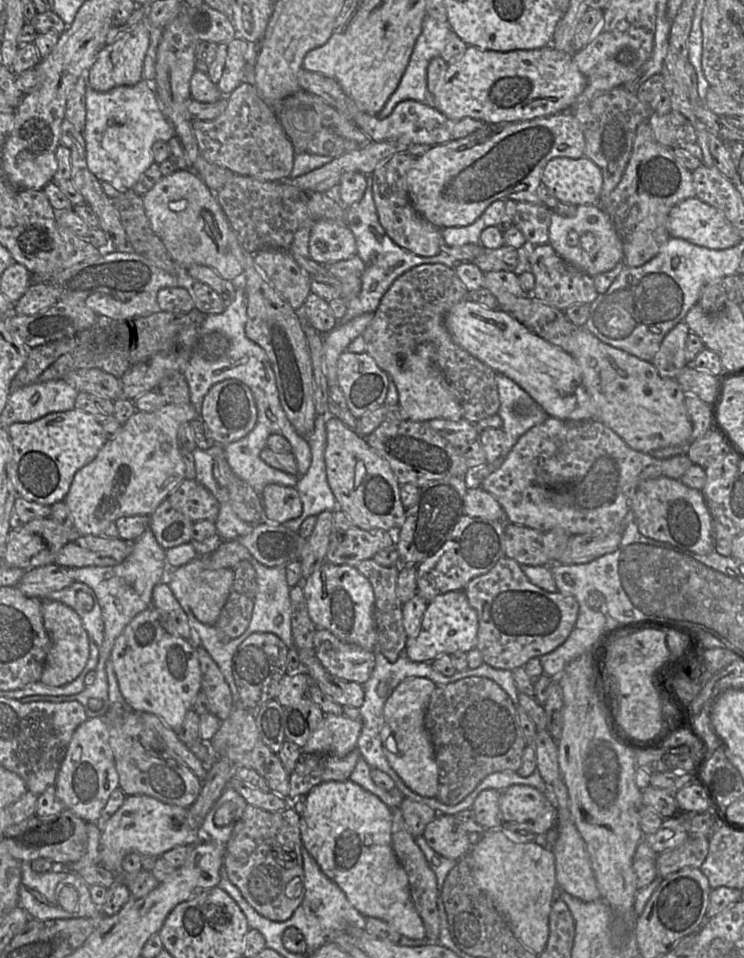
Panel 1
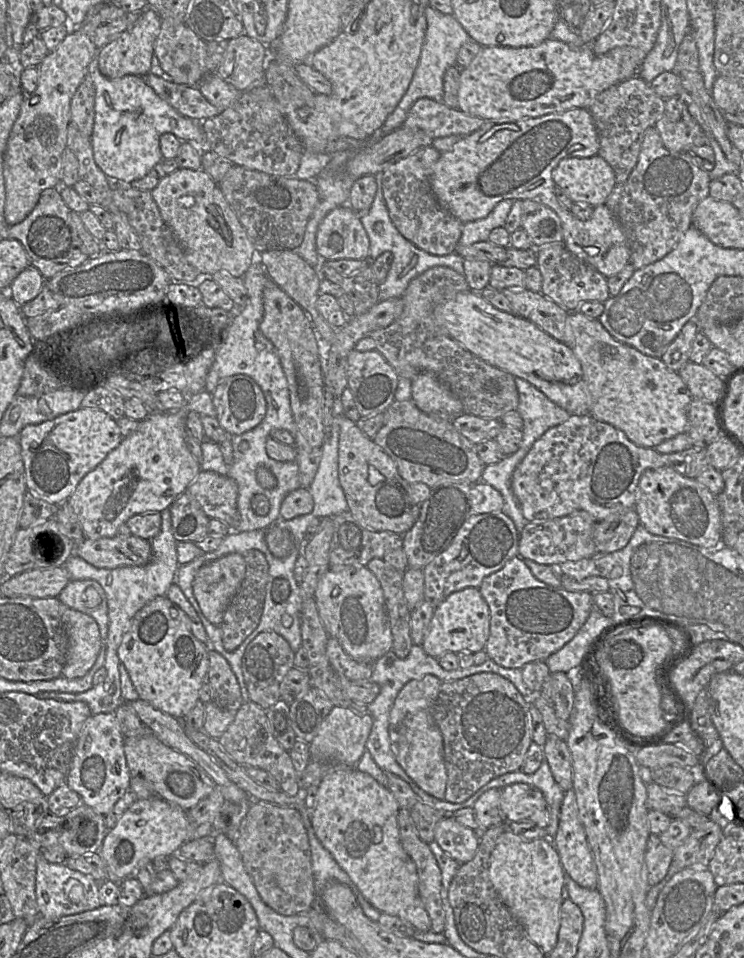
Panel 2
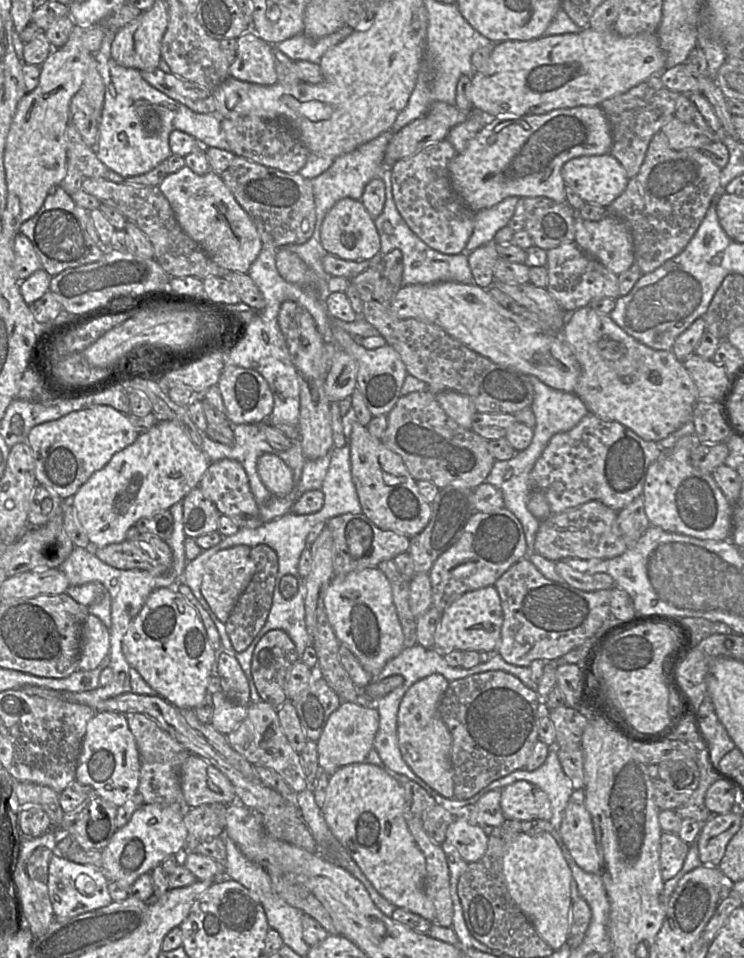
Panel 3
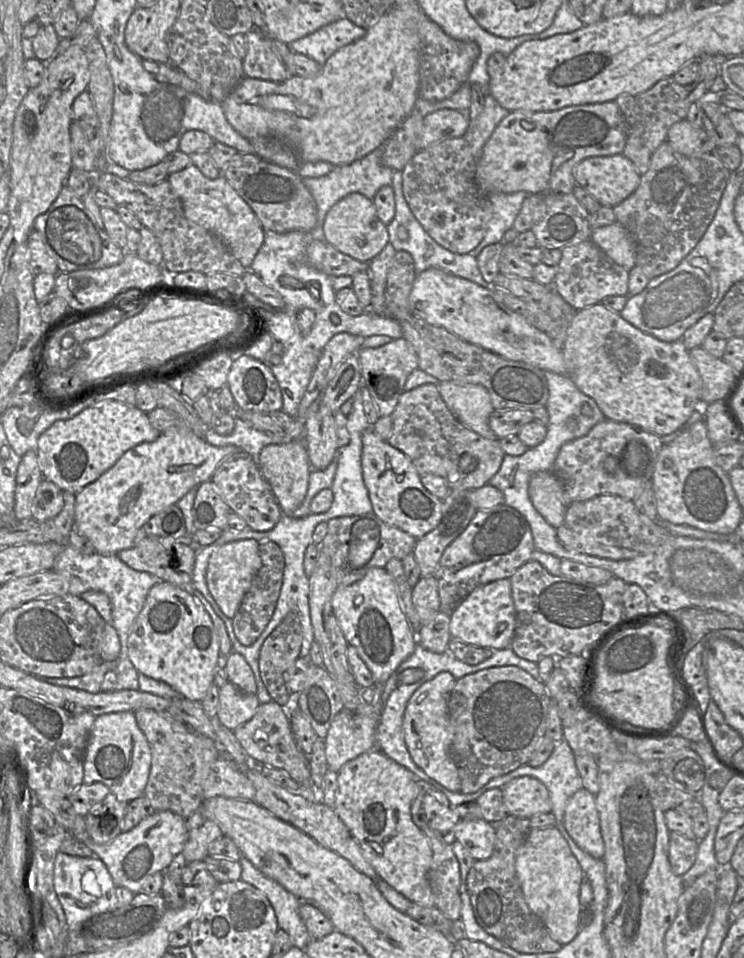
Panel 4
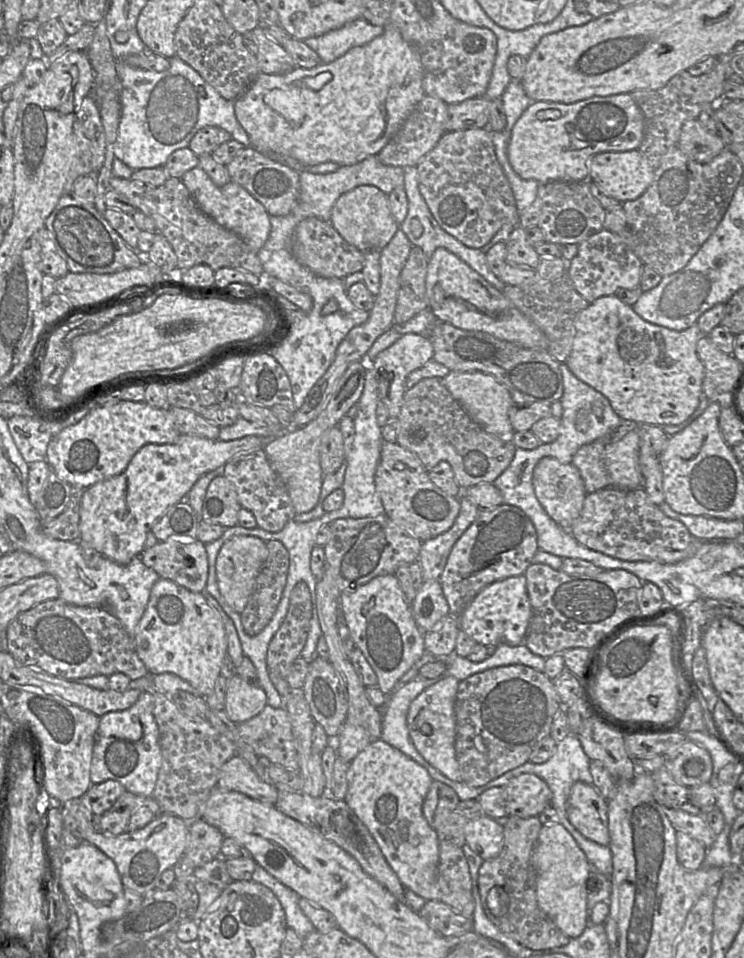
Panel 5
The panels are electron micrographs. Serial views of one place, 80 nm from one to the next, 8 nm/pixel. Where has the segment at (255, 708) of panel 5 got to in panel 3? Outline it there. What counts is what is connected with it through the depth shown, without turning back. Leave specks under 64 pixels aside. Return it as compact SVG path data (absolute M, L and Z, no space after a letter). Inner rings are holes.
M218 691L212 695L214 711L210 724L220 733L229 734L245 719L248 706L232 703Z

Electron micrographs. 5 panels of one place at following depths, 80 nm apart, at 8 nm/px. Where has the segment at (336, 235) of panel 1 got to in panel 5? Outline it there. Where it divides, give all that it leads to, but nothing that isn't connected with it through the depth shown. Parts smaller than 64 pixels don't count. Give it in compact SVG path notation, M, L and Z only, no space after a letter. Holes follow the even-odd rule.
M360 185L342 194L332 208L331 223L348 243L362 252L381 251L399 229L391 213L388 195L372 185Z

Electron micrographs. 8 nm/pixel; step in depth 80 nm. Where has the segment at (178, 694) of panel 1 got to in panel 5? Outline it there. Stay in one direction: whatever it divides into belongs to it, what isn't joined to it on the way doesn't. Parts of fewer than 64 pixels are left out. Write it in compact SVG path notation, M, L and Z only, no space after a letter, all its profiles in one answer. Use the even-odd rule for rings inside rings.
M159 578L153 585L146 610L136 627L136 652L150 675L173 673L187 681L199 695L206 697L221 676L227 654L227 637L220 612L208 601L205 593L193 592L175 582Z

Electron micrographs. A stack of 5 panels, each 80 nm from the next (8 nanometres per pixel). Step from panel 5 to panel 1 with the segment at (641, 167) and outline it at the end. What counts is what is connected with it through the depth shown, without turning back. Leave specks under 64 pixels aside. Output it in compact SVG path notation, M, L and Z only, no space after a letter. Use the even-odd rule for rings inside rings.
M586 157L550 160L541 177L550 194L562 203L596 205L603 185L600 168Z

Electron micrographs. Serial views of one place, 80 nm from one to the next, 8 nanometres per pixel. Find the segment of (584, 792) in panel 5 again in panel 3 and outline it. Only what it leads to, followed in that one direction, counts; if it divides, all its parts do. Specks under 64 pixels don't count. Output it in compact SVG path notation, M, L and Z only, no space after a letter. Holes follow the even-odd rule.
M576 789L571 794L559 833L575 863L585 872L600 874L600 856L583 789Z

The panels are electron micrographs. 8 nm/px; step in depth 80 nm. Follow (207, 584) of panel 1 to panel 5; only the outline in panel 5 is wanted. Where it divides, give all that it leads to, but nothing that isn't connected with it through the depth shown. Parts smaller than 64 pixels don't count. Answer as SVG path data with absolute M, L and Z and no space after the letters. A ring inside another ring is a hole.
M255 536L232 538L219 551L214 564L218 589L225 603L234 612L240 614L245 609L268 554L267 542Z

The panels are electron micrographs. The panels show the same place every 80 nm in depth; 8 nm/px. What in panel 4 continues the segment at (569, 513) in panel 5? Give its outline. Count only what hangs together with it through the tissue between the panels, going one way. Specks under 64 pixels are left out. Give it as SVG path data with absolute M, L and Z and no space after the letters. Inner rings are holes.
M551 471L535 474L528 487L529 498L534 508L553 527L559 527L568 506L562 502L563 485Z

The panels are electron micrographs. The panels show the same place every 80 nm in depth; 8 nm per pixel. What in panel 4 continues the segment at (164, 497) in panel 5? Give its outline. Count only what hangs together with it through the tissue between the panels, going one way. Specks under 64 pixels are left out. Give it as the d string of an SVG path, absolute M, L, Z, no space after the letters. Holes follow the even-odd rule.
M166 430L161 432L159 437L153 442L144 442L126 451L119 460L104 474L102 474L96 481L90 483L76 494L75 504L75 526L83 533L93 544L98 553L103 555L117 555L120 551L129 549L135 545L135 538L143 525L154 515L160 513L164 509L176 503L188 493L192 488L199 486L203 482L211 479L214 472L220 463L228 456L242 452L238 447L233 445L227 446L213 446L207 443L203 437L197 436L192 431Z

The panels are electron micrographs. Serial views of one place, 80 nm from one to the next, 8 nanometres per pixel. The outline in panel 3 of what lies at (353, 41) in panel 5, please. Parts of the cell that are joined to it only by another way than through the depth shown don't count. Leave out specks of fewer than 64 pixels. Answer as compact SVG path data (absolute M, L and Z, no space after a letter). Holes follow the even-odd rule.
M344 25L336 32L321 38L313 39L300 34L275 46L293 61L305 60L318 64L328 49L342 42L353 32L353 28Z

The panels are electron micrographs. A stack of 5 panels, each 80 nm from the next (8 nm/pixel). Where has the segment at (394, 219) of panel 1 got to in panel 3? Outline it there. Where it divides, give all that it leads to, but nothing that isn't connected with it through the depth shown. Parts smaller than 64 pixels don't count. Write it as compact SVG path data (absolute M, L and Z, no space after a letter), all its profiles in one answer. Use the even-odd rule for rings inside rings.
M445 139L395 162L388 169L398 212L421 240L444 254L465 252L466 244L473 232L476 214L462 201L451 185L448 164L456 154L453 144Z

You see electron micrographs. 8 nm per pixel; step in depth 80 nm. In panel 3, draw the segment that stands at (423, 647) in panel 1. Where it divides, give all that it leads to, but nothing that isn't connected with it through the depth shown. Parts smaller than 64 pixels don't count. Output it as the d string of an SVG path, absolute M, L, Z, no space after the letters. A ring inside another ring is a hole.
M494 585L469 591L442 611L434 634L434 647L442 653L451 650L491 652L500 641L503 612L497 589Z

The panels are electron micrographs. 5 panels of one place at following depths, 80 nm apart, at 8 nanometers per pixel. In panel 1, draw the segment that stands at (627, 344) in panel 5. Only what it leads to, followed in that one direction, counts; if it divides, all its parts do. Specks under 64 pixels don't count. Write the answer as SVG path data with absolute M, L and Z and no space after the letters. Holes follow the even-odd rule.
M584 327L575 328L573 357L581 367L583 385L595 405L596 419L618 434L630 448L650 454L653 450L690 443L692 427L685 407L686 393L676 378L661 377L650 361L603 343Z

